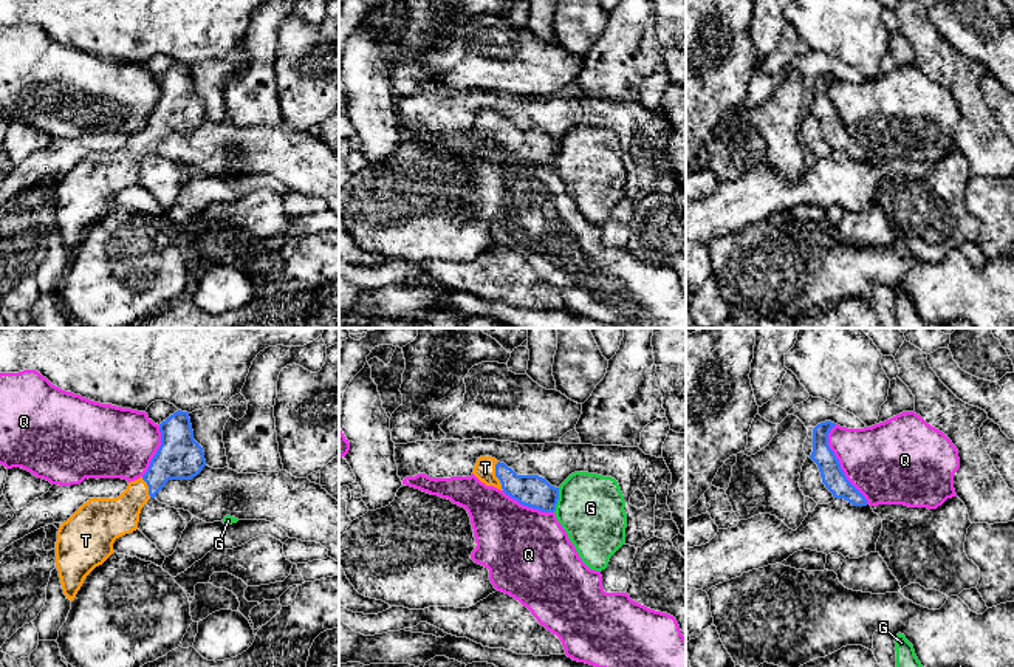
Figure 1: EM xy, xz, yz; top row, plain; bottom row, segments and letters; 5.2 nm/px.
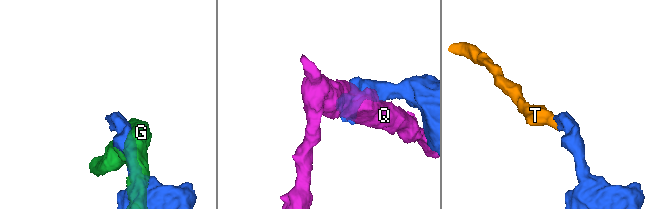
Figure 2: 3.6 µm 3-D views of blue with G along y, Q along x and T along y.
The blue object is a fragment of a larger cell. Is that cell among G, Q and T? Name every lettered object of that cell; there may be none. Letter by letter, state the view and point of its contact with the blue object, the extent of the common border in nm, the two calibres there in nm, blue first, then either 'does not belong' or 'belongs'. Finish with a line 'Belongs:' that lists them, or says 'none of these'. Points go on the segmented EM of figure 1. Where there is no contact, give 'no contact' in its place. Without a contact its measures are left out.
G: meets blue in xz at (556, 500); contact 130 nm long; 170 nm thick on the blue side, 340 nm on the other; does not belong
Q: meets blue in yz at (839, 465); contact 440 nm long; 120 nm thick on the blue side, 420 nm on the other; does not belong
T: meets blue in xz at (496, 475); contact 160 nm long; 170 nm thick on the blue side, 110 nm on the other; belongs
Belongs: T

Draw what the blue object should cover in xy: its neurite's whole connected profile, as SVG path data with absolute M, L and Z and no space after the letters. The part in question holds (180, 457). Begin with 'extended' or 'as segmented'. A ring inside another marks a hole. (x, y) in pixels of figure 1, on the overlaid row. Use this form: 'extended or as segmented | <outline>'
extended | M187 412L170 415L159 424L159 432L161 446L141 478L130 481L116 498L90 498L60 525L56 566L63 594L71 602L85 577L115 552L115 540L138 529L142 506L169 480L192 480L206 466Z

